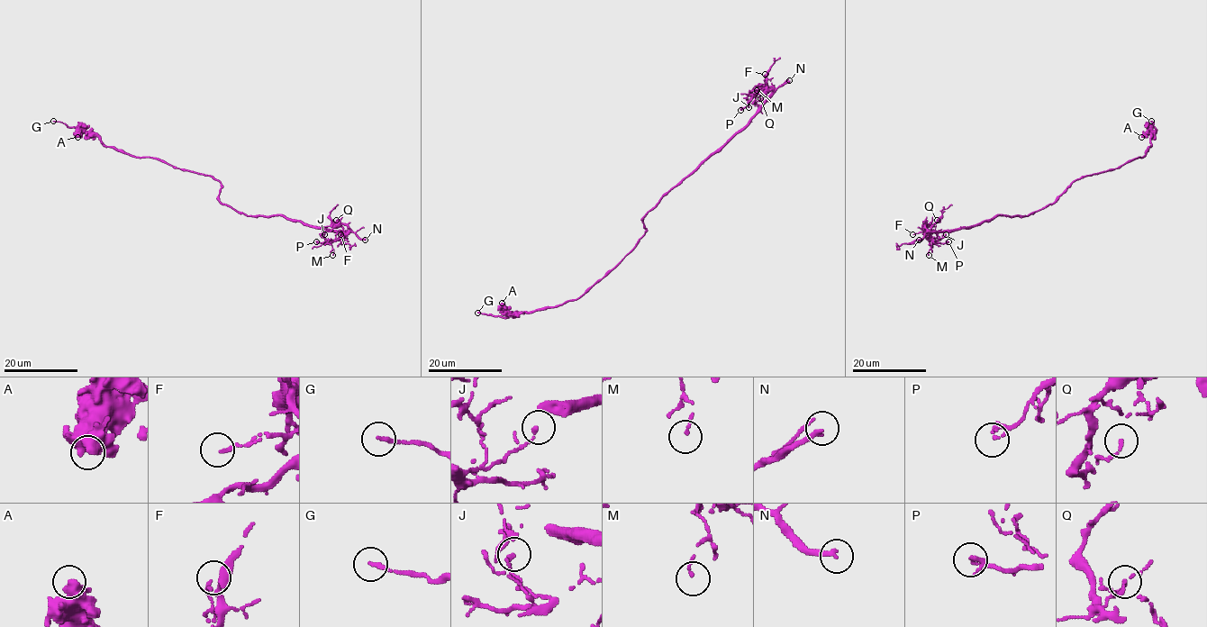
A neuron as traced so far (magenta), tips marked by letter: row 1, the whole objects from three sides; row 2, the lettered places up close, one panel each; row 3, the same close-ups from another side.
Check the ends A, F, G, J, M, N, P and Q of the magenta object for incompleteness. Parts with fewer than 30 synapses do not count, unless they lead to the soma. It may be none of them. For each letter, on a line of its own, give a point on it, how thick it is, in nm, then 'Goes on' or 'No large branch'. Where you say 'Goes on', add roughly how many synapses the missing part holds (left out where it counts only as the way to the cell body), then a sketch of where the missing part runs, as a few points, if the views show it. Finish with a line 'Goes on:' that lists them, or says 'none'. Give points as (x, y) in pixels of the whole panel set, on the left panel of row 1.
A: Place: (77, 137). Thickness 440 nm. No large branch
F: Place: (340, 234). Thickness 140 nm. No large branch
G: Place: (53, 121). Thickness 160 nm. No large branch
J: Place: (324, 234). Thickness 160 nm. No large branch
M: Place: (332, 255). Thickness 100 nm. No large branch
N: Place: (365, 240). Thickness 200 nm. Goes on. Course of what is missing: (365, 240), (392, 243), (385, 243), (377, 258), (365, 249), (329, 262), (312, 262), (307, 273)
P: Place: (316, 241). Thickness 150 nm. No large branch
Q: Place: (336, 220). Thickness 120 nm. No large branch
Goes on: N

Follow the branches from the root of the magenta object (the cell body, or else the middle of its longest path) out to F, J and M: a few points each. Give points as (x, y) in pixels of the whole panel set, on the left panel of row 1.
F: (221, 202), (247, 215), (282, 214), (310, 226), (347, 232), (340, 231), (340, 234)
J: (221, 202), (247, 215), (282, 214), (310, 226), (347, 232), (331, 241), (326, 240), (324, 234)
M: (221, 202), (247, 215), (282, 214), (310, 226), (346, 231), (336, 240), (328, 241), (333, 249), (332, 255)

